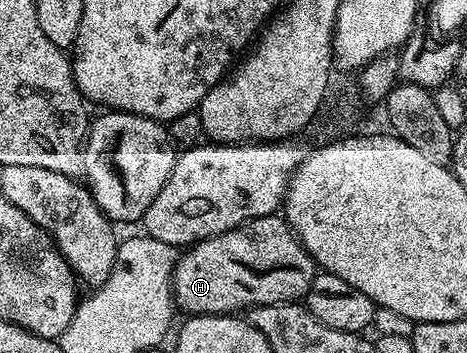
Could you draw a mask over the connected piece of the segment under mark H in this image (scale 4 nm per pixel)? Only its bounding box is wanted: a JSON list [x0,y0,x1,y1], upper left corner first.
[172,214,318,316]

